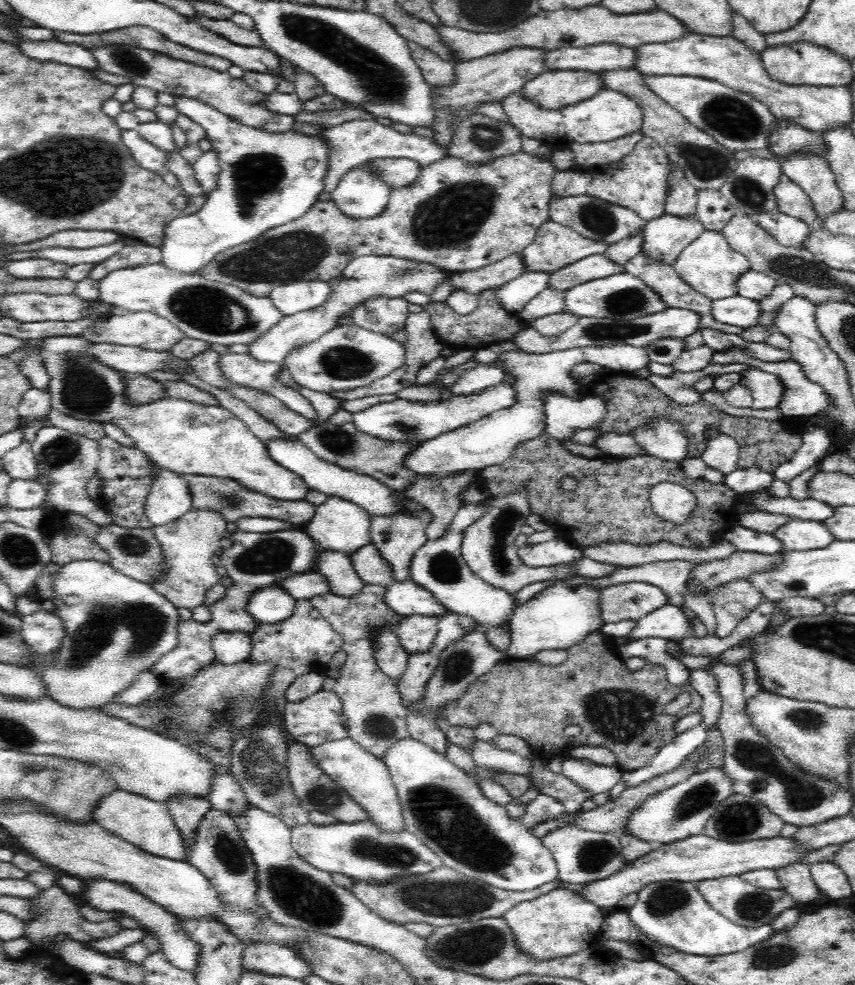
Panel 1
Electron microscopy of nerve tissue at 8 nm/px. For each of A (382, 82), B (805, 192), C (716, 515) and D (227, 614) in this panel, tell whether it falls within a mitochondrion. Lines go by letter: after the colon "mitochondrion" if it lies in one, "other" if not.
A: mitochondrion
B: other
C: mitochondrion
D: other

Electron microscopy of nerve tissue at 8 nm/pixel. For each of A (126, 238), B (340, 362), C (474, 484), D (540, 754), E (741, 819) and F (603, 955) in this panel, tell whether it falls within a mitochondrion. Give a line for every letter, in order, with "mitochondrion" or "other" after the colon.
A: other
B: mitochondrion
C: other
D: other
E: mitochondrion
F: other

